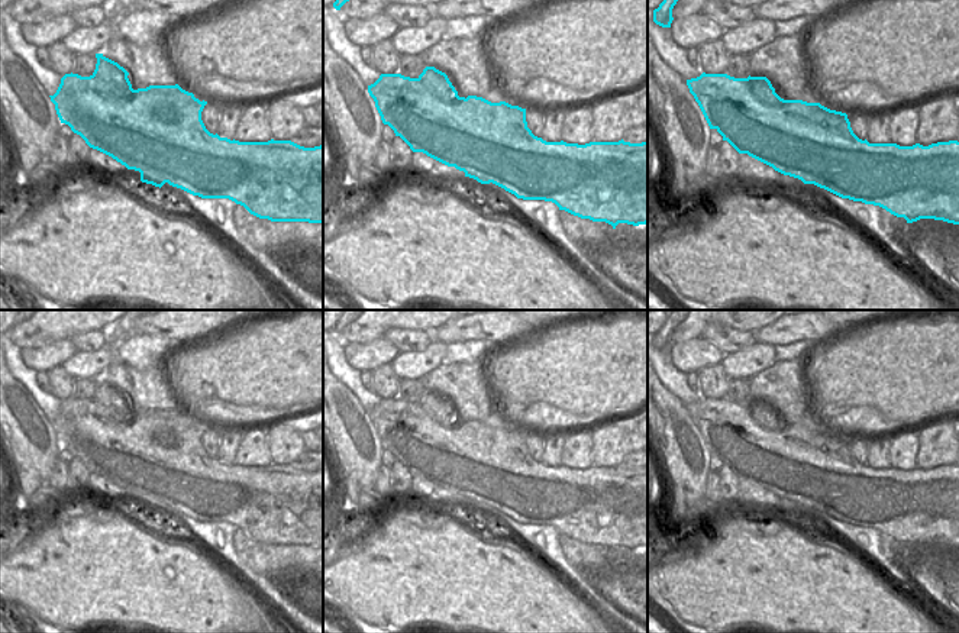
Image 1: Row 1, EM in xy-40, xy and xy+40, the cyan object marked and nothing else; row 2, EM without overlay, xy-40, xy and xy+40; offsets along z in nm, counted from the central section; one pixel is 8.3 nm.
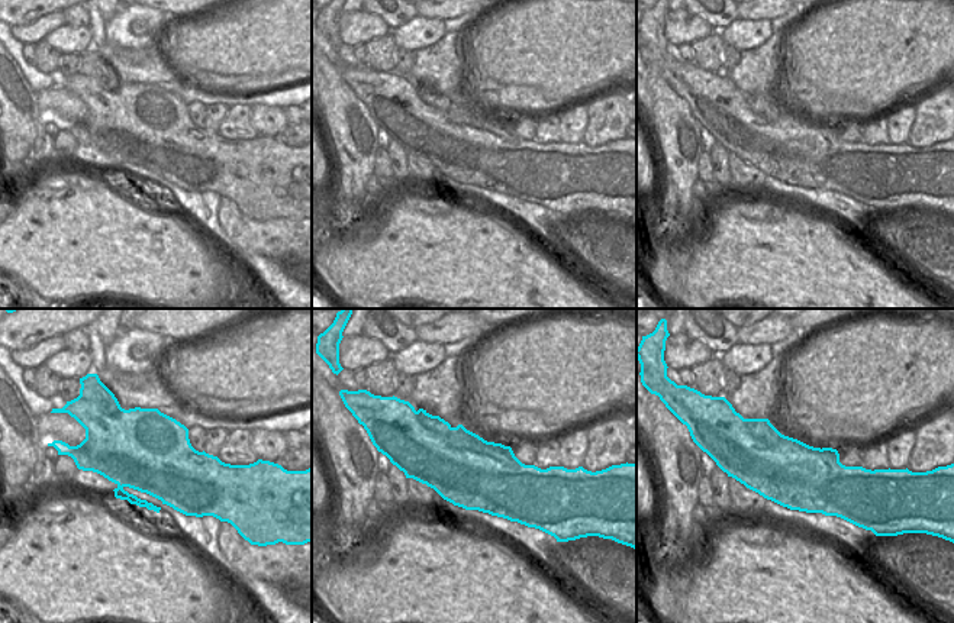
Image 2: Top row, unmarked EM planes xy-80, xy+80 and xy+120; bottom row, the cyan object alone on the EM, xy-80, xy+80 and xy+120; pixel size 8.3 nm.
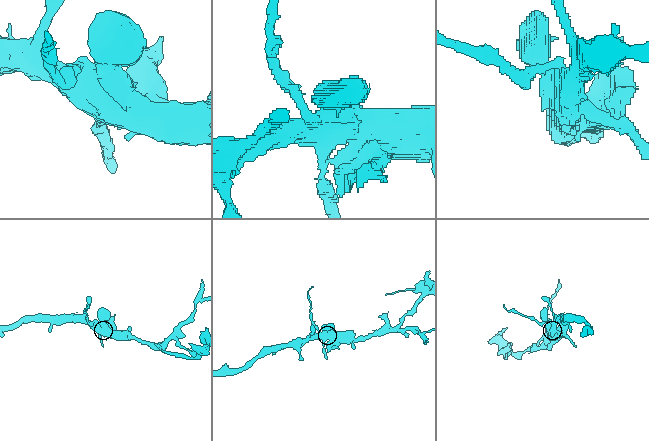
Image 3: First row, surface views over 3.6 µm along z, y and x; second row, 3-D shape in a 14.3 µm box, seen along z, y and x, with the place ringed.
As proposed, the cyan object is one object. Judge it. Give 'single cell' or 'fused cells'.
fused cells

